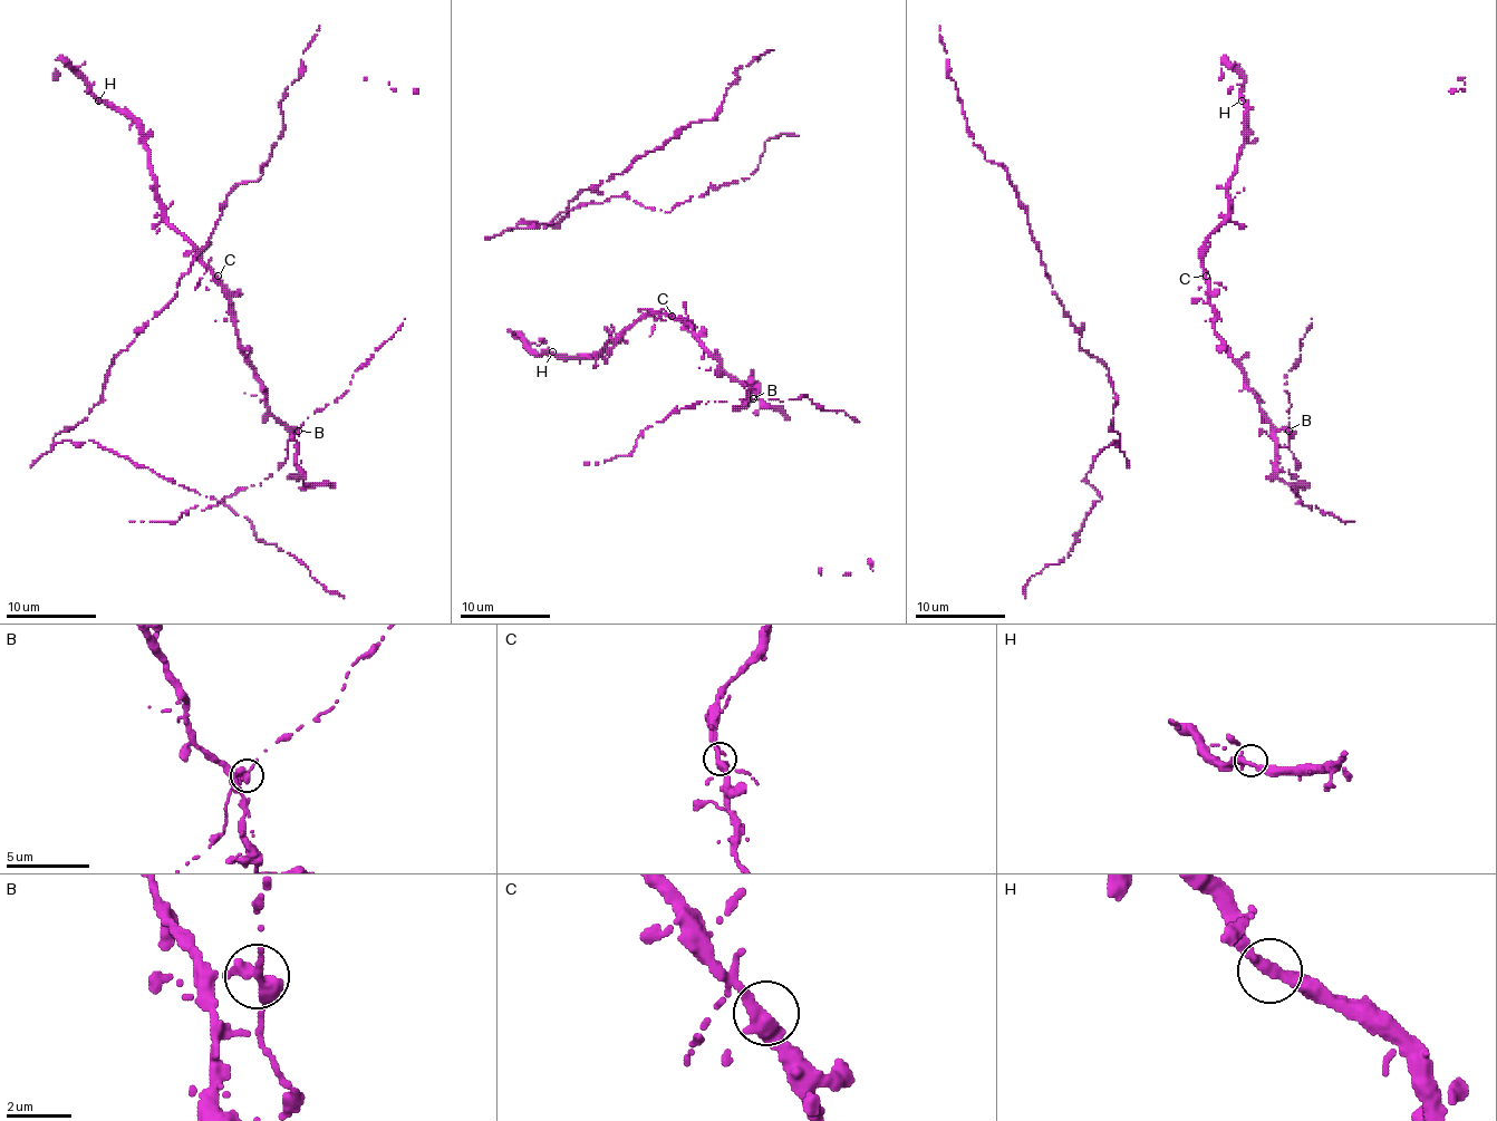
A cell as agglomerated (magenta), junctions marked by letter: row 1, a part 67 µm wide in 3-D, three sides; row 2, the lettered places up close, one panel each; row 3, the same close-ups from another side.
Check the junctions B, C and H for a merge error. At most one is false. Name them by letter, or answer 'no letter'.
no letter

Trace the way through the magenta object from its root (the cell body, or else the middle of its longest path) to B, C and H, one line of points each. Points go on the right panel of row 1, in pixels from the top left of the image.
B: (1198, 289), (1206, 280), (1215, 315), (1215, 332), (1222, 348), (1242, 370), (1259, 411), (1273, 427), (1288, 432)
C: (1198, 289), (1206, 276)
H: (1198, 289), (1206, 280), (1204, 242), (1228, 213), (1228, 179), (1244, 143), (1246, 105), (1242, 100)

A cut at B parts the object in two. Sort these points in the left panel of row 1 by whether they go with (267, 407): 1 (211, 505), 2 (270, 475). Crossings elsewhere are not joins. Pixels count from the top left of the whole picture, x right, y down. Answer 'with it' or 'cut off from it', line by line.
1: cut off from it
2: cut off from it

